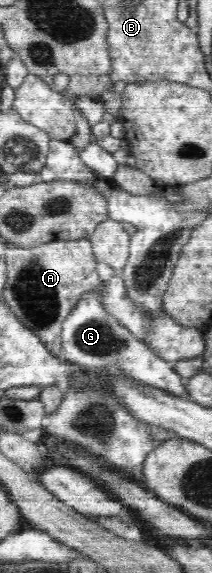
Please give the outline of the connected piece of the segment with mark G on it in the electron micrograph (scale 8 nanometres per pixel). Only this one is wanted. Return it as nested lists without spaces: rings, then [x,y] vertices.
[[[102,282],[94,291],[84,294],[64,319],[61,334],[62,361],[74,363],[76,367],[84,370],[110,368],[115,372],[123,372],[123,376],[143,385],[158,388],[180,398],[190,398],[187,393],[187,380],[173,369],[173,364],[154,354],[148,345],[137,340],[131,330],[104,310],[104,303],[100,303],[101,289]]]

